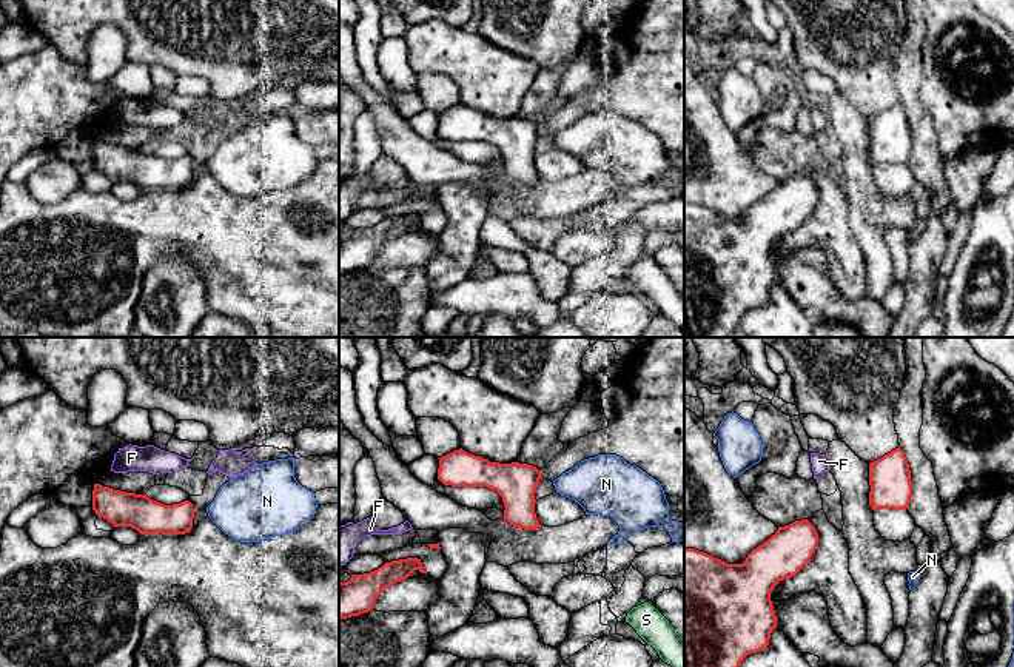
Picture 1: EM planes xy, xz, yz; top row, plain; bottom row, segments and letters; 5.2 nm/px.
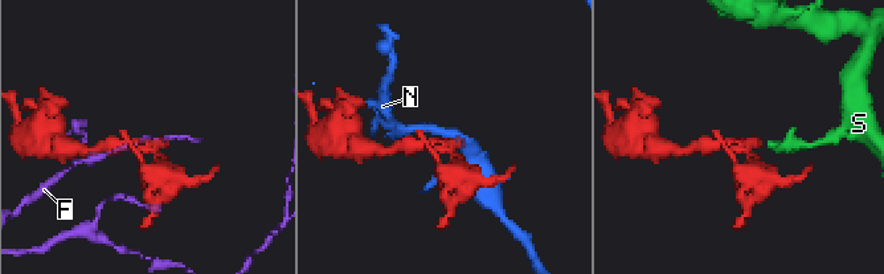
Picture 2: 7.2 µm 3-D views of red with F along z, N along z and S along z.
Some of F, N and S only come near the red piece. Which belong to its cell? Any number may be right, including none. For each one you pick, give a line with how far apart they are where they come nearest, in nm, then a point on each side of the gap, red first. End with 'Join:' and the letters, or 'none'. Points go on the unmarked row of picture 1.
S: gap 650 nm; span xz (540, 180), (627, 268)
Join: S

